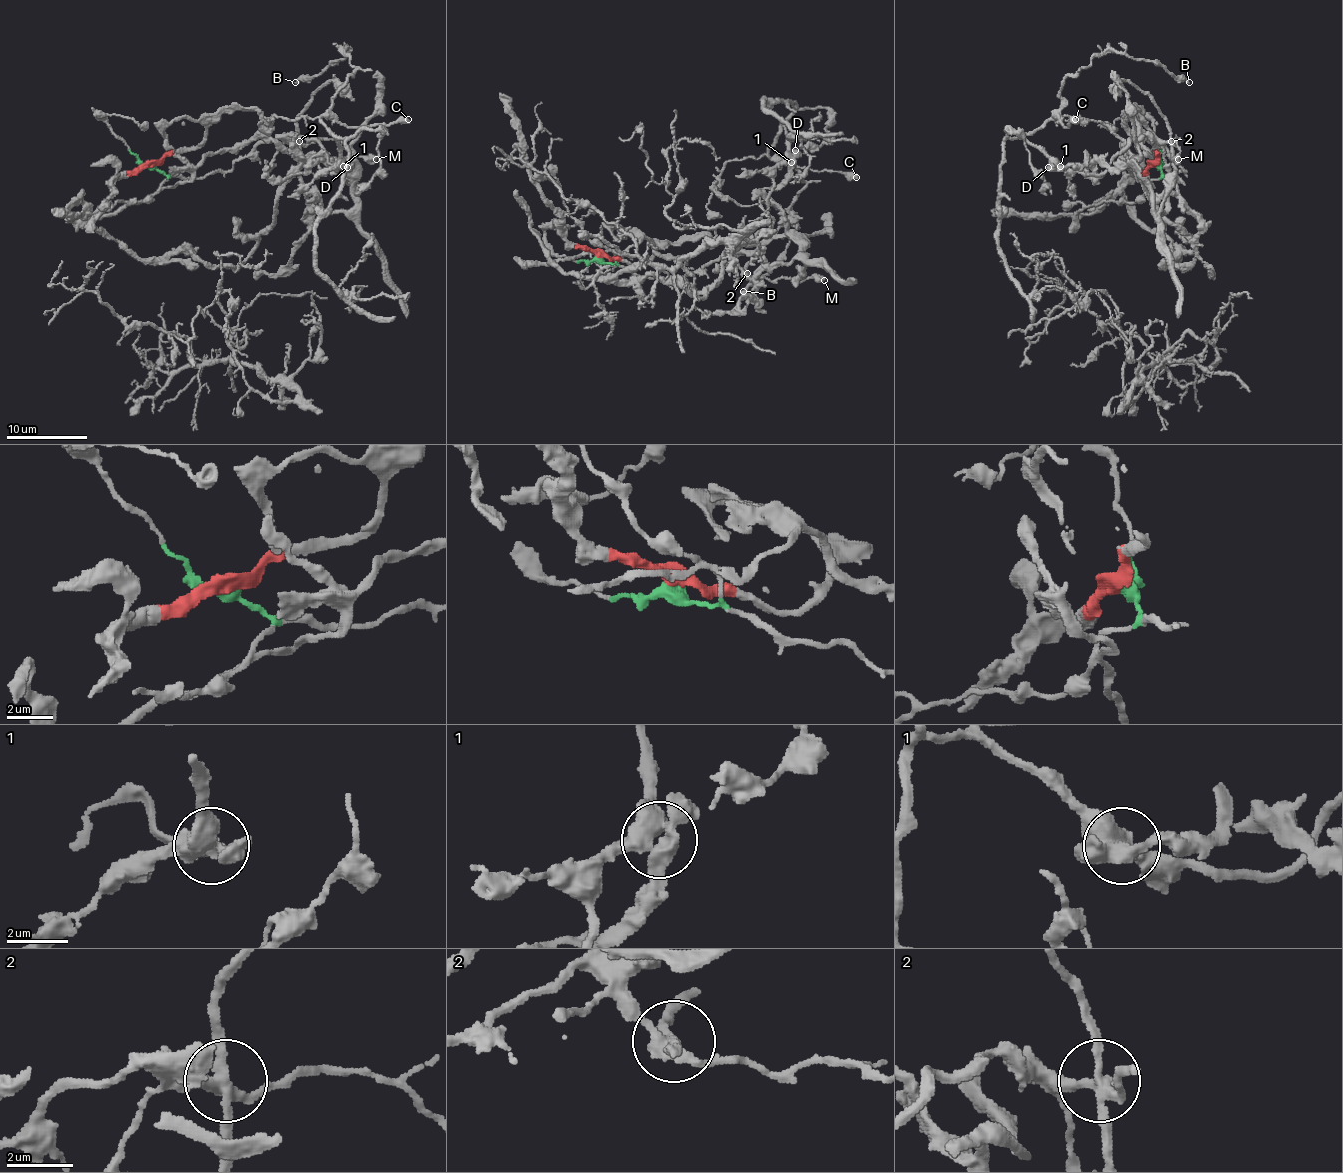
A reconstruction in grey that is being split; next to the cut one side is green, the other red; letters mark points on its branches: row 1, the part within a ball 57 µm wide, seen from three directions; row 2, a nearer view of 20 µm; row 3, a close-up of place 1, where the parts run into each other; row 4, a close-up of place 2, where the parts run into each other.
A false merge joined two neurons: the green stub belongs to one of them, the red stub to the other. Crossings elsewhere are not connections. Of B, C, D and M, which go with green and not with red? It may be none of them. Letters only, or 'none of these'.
B, C, M

